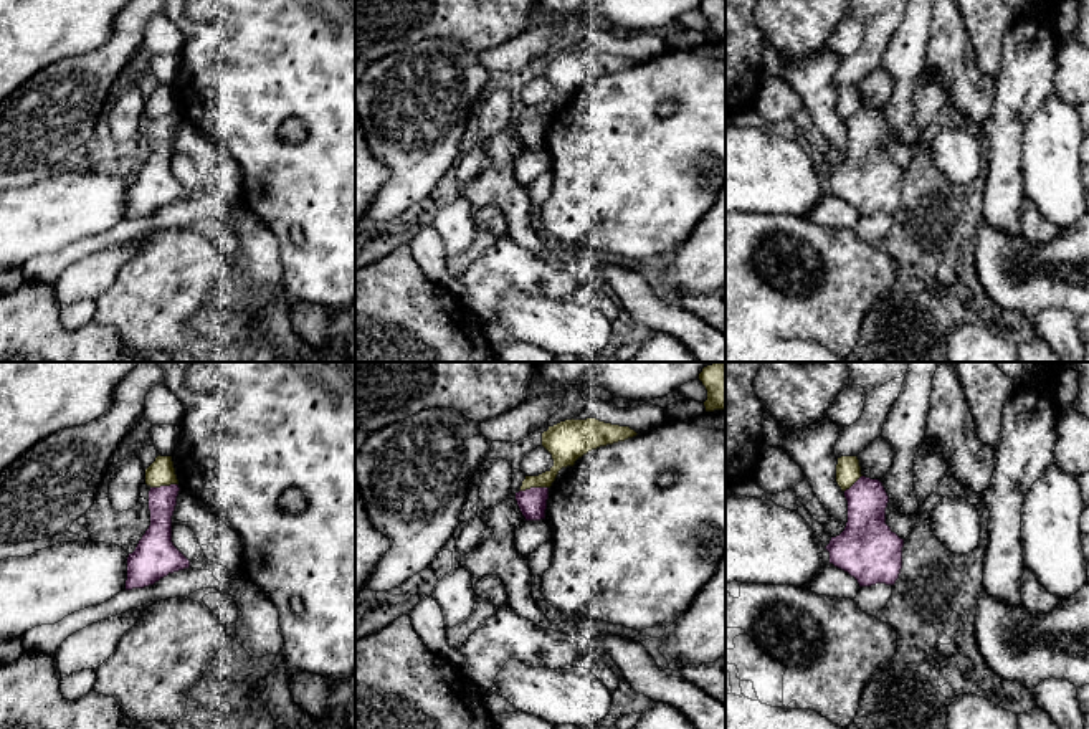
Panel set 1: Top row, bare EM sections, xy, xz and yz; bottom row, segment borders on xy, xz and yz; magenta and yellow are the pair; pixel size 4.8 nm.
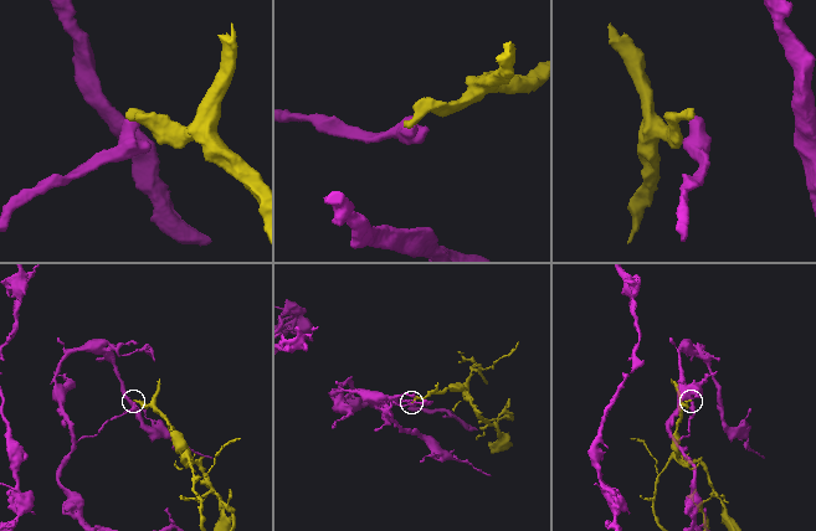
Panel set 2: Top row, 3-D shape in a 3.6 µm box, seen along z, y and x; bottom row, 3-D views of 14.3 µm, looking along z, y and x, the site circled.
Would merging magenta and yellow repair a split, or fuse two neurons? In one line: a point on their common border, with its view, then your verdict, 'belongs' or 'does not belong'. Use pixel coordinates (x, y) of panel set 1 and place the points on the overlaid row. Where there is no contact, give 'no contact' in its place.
meets magenta in xz at (532, 488); does not belong

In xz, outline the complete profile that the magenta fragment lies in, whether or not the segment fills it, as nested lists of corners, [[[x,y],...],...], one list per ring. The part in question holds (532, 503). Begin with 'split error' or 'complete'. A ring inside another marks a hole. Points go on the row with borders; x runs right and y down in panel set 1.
complete; [[[530,488],[516,493],[517,506],[525,521],[545,519],[549,488]]]

